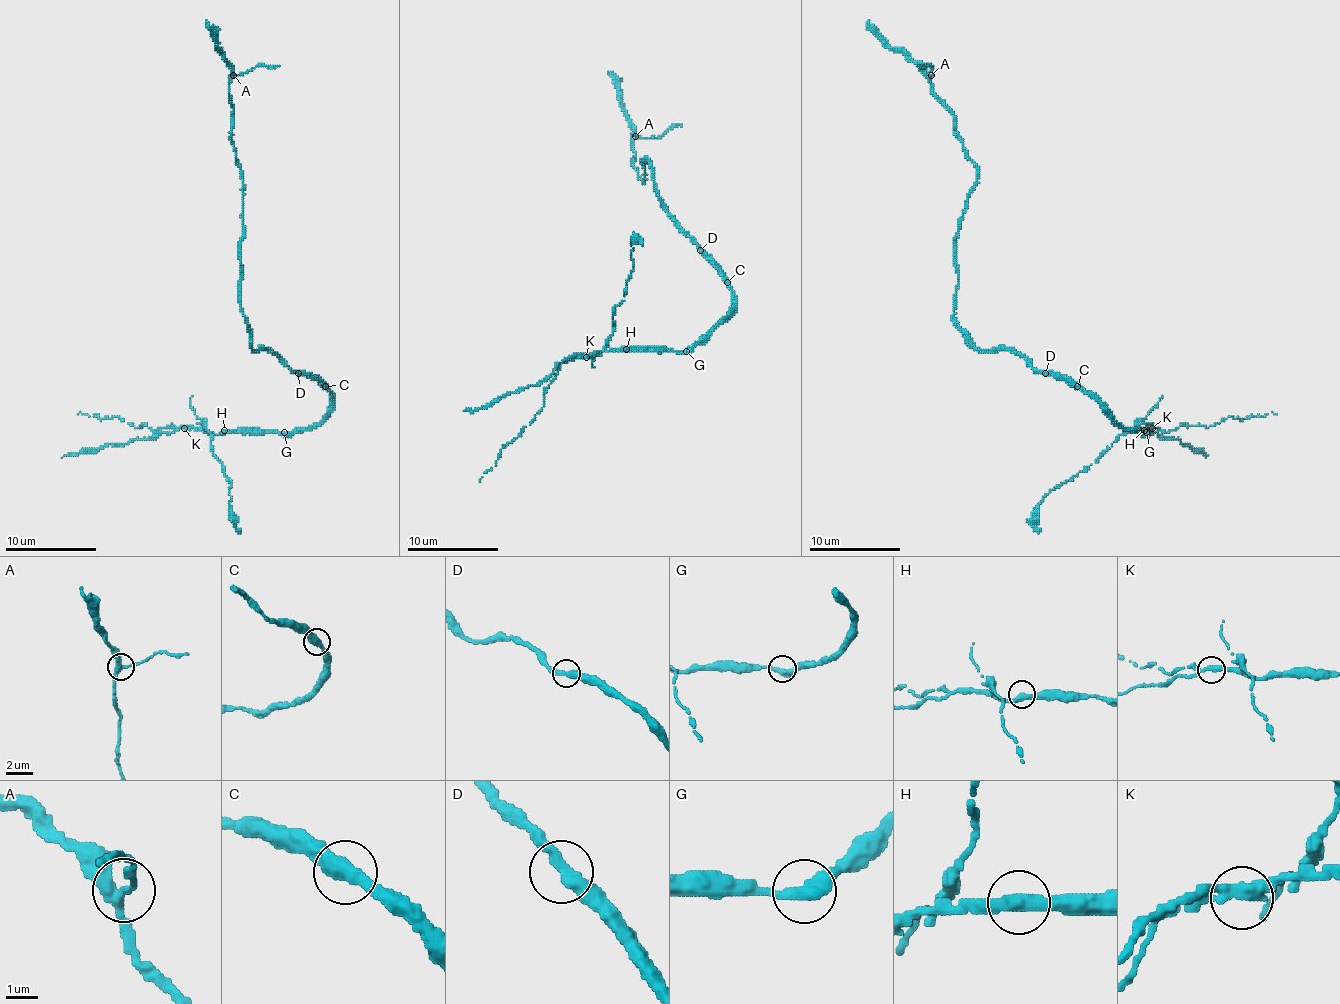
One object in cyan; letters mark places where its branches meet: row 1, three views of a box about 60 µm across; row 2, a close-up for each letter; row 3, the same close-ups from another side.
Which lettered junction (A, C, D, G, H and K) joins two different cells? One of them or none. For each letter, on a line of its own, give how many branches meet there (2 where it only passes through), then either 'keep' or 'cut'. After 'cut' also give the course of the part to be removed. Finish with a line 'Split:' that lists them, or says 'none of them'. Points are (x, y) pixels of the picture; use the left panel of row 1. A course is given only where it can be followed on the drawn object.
A: 3 | keep
C: 2 | keep
D: 2 | keep
G: 2 | keep
H: 2 | keep
K: 3 | cut | (183, 428), (197, 423), (211, 432), (211, 451), (222, 462), (231, 485), (231, 519), (240, 533)
Split: K

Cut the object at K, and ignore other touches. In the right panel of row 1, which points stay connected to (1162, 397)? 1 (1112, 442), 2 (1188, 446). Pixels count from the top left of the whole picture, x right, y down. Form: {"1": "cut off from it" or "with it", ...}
{"1": "with it", "2": "cut off from it"}

